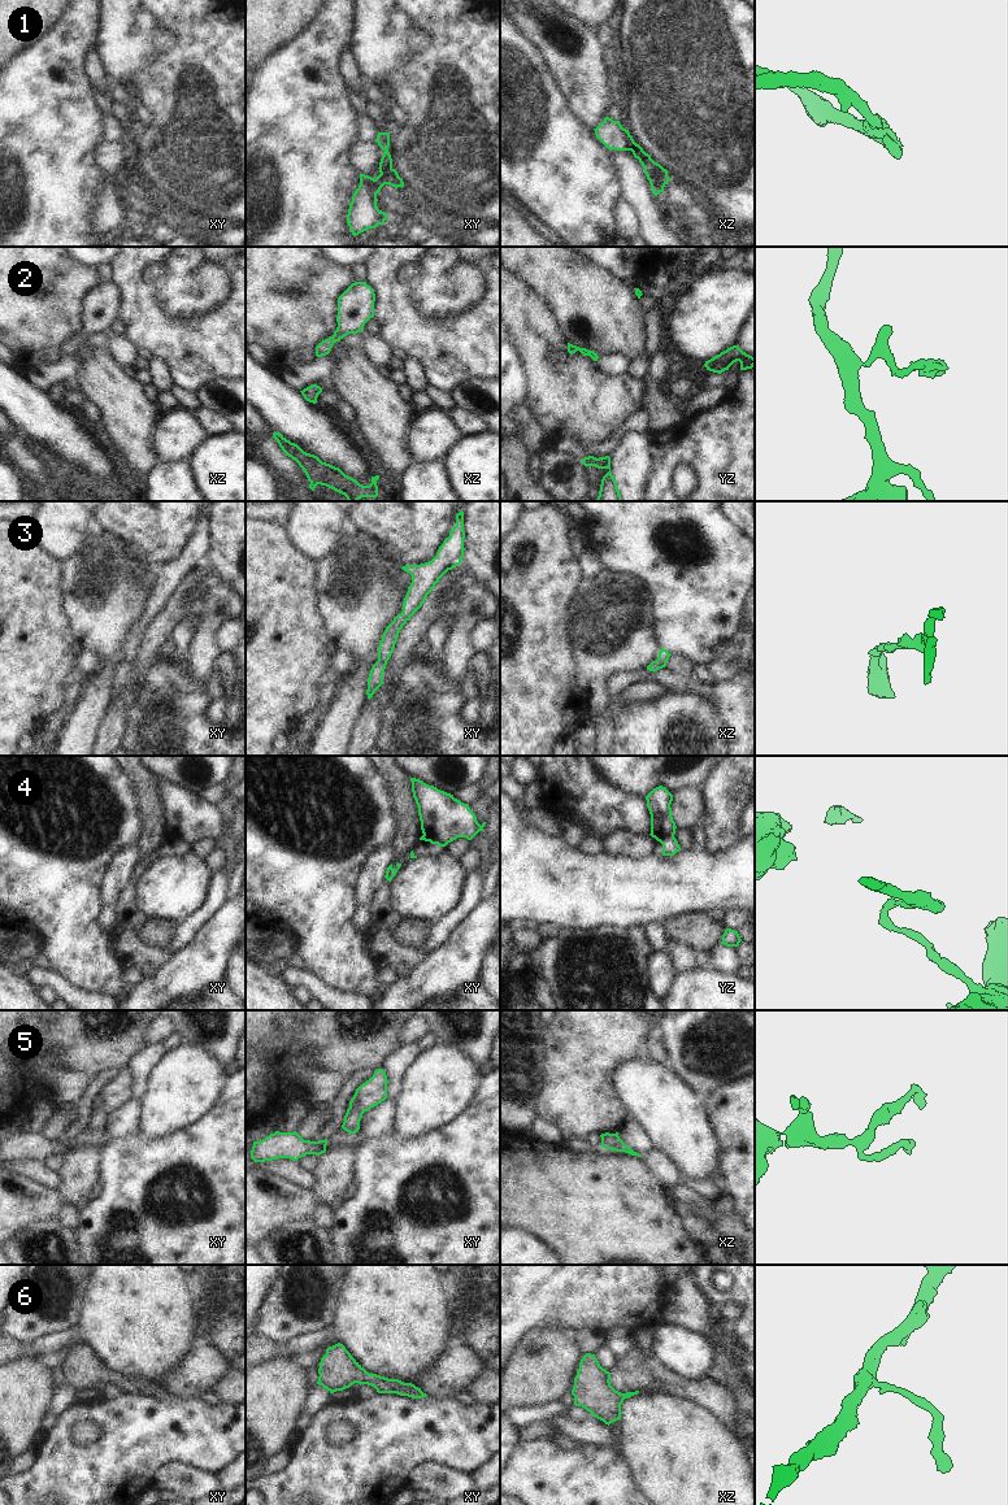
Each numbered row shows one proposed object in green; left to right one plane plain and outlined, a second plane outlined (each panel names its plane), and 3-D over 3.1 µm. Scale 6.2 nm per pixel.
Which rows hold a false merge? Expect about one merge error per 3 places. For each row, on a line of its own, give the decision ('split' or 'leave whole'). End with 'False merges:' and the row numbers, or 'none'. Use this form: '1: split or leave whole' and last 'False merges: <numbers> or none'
1: split
2: leave whole
3: leave whole
4: split
5: leave whole
6: leave whole
False merges: 1, 4

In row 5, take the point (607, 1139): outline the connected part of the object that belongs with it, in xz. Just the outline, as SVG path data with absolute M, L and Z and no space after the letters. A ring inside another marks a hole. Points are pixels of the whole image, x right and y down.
M618 1132L616 1134L601 1134L601 1147L605 1149L612 1149L616 1152L625 1152L629 1153L631 1156L638 1156L642 1157L639 1153L634 1152L631 1148L629 1148L618 1136Z

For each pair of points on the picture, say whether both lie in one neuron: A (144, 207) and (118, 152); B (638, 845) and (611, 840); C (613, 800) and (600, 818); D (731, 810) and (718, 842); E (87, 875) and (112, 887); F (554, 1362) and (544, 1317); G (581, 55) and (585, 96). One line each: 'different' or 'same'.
A: different
B: same
C: same
D: same
E: different
F: different
G: same

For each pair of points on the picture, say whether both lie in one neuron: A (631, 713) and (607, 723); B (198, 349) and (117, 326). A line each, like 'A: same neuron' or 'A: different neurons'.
A: different neurons
B: different neurons

